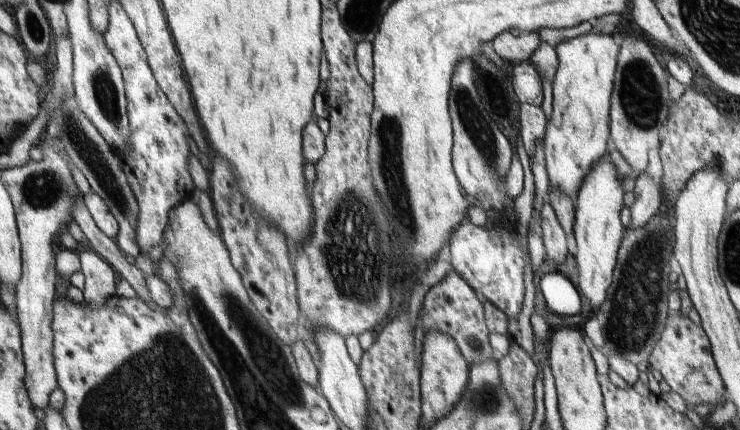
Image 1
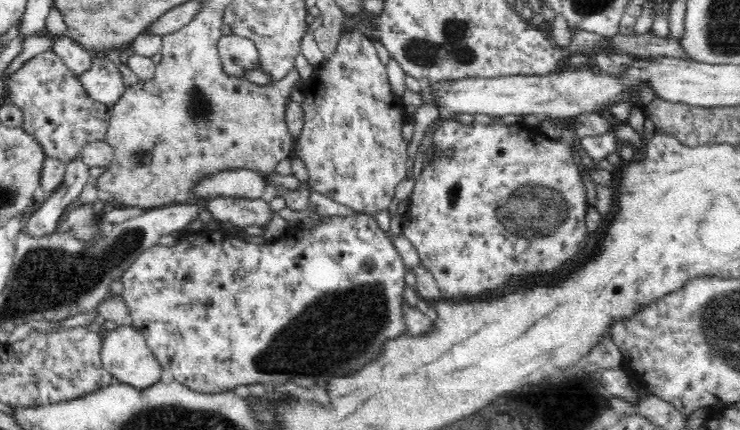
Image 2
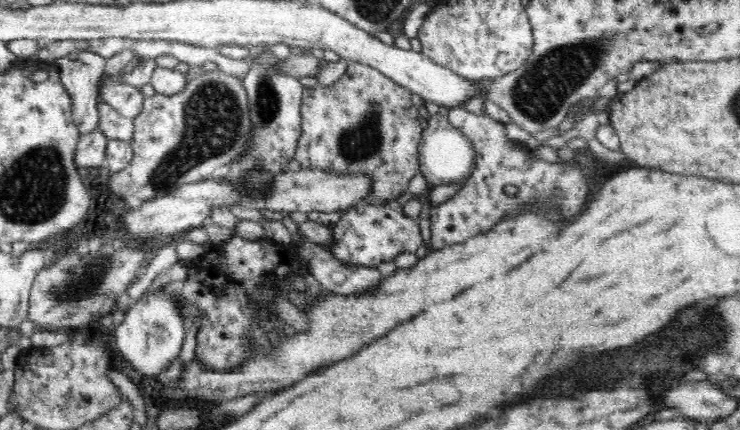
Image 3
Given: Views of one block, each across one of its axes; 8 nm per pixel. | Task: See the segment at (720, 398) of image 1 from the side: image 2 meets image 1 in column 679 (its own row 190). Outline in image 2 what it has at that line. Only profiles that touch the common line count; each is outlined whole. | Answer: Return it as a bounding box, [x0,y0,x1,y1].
[293,30,408,215]

